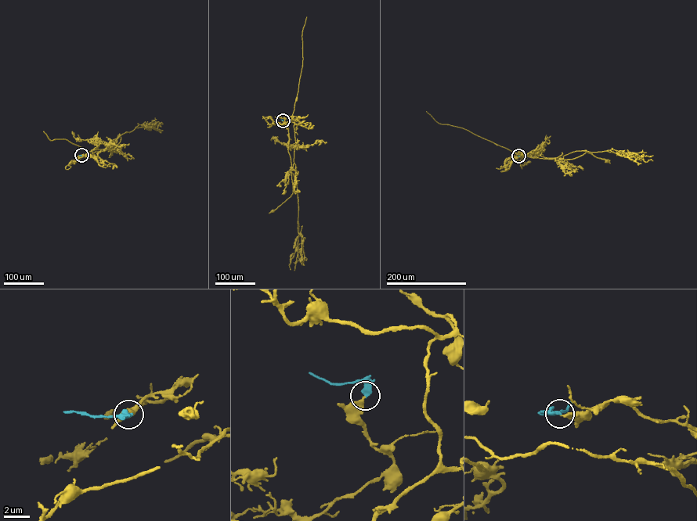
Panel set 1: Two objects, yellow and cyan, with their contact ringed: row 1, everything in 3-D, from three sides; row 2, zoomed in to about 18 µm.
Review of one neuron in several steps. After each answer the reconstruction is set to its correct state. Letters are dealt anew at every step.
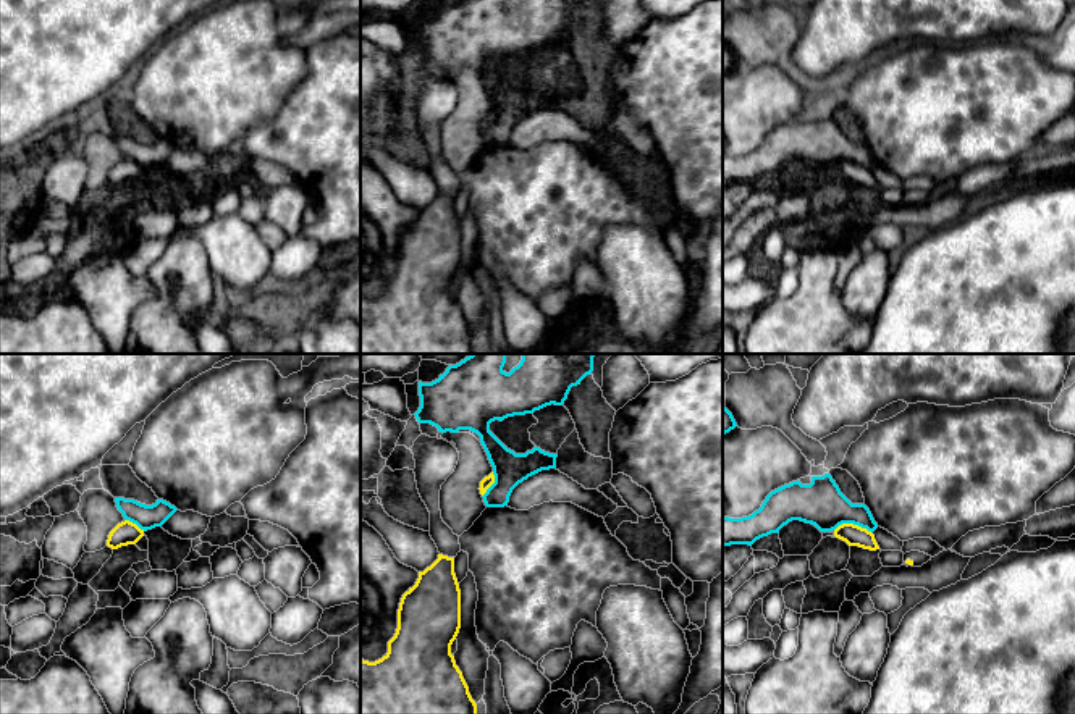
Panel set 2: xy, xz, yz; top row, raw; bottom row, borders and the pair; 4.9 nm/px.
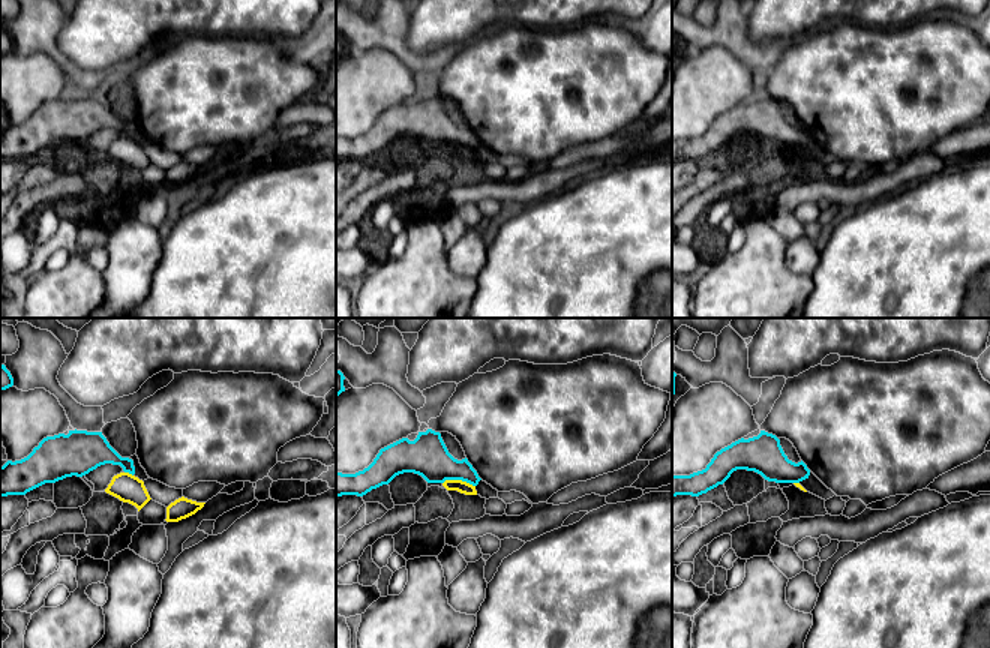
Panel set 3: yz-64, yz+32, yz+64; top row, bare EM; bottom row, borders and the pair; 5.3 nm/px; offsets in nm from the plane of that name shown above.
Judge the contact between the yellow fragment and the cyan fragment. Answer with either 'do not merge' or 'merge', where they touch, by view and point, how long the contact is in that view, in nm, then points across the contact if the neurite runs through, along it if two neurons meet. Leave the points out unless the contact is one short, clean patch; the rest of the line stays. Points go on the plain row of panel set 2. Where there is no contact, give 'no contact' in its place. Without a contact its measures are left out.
do not merge | yz (852, 162) | 190 nm | along yz (834, 167), (843, 162), (857, 162), (872, 172)

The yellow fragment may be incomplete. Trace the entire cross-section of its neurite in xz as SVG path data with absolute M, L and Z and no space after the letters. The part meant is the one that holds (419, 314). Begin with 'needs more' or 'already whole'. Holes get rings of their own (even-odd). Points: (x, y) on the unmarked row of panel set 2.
already whole; M438 192L403 233L388 291L375 300L360 297L360 354L477 354L477 342L451 292L459 267L461 228L454 195Z

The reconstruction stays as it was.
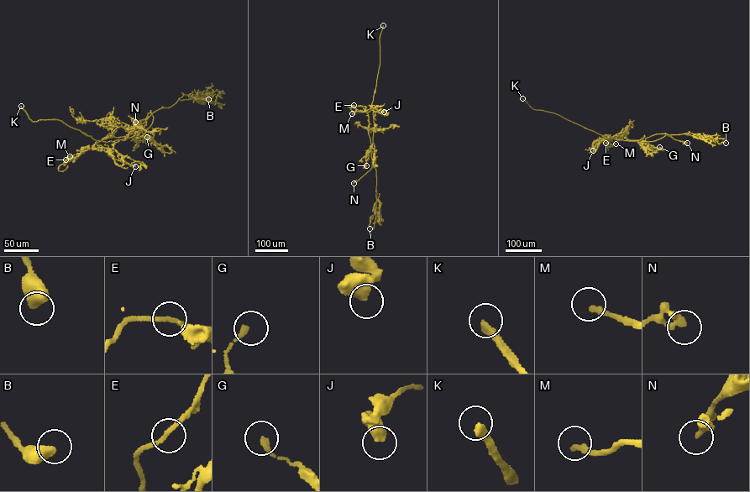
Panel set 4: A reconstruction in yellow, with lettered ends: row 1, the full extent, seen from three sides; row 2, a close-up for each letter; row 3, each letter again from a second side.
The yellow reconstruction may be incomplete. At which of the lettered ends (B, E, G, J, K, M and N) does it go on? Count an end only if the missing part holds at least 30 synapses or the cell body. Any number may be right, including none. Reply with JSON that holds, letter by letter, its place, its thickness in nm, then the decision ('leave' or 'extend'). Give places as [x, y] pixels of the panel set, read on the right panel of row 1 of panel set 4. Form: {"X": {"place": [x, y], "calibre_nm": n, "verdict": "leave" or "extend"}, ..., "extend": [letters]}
{"B": {"place": [726, 143], "calibre_nm": 550, "verdict": "leave"}, "E": {"place": [605, 143], "calibre_nm": 190, "verdict": "leave"}, "G": {"place": [659, 147], "calibre_nm": 240, "verdict": "leave"}, "J": {"place": [593, 150], "calibre_nm": 550, "verdict": "leave"}, "K": {"place": [522, 98], "calibre_nm": 360, "verdict": "extend"}, "M": {"place": [616, 143], "calibre_nm": 280, "verdict": "extend"}, "N": {"place": [687, 143], "calibre_nm": 320, "verdict": "leave"}, "extend": ["K", "M"]}

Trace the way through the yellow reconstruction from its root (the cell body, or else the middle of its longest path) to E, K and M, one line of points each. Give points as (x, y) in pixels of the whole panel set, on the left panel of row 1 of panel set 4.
E: (139, 123), (150, 110), (153, 122), (148, 128), (137, 133), (107, 138), (93, 144), (76, 159), (65, 159)
K: (139, 123), (150, 110), (153, 122), (148, 128), (96, 143), (60, 120), (32, 122), (21, 106)
M: (139, 123), (150, 110), (153, 122), (148, 128), (137, 133), (107, 138), (93, 144), (76, 159), (70, 156)

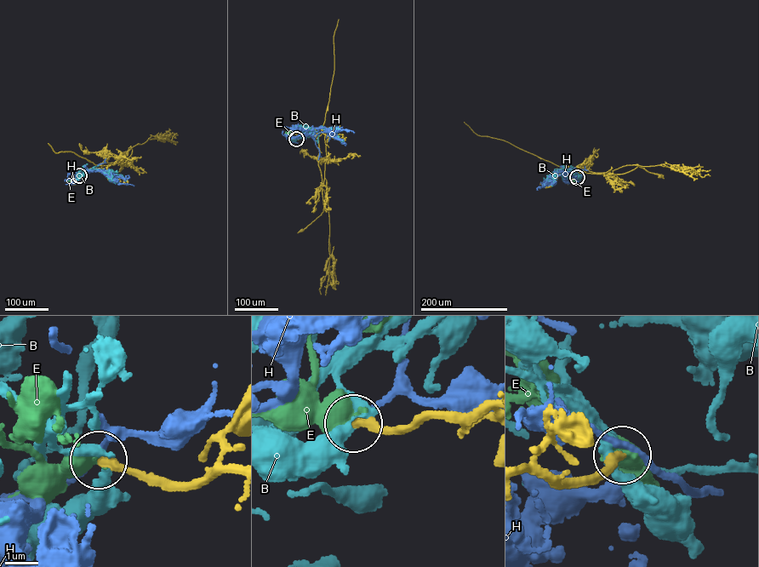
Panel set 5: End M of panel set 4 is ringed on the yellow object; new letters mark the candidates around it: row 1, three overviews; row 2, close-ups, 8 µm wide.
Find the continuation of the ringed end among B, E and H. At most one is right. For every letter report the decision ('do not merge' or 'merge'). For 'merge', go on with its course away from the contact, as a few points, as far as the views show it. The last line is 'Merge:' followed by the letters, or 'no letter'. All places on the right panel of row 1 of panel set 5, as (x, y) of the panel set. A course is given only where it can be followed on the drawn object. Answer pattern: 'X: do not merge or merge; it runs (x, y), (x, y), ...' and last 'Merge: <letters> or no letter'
B: do not merge
E: merge
H: do not merge
Merge: E

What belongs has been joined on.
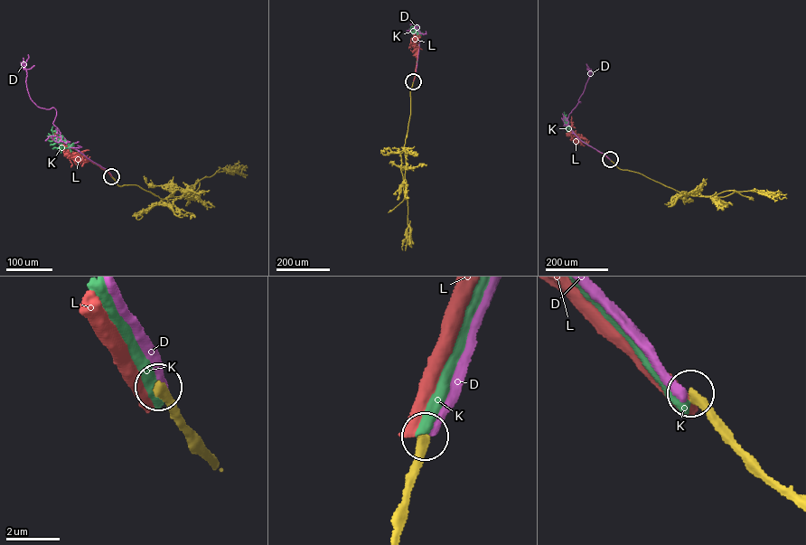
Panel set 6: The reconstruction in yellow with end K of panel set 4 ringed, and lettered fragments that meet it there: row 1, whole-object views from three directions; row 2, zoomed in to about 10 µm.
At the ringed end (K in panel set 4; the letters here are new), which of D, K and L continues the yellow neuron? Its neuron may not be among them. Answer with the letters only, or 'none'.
none

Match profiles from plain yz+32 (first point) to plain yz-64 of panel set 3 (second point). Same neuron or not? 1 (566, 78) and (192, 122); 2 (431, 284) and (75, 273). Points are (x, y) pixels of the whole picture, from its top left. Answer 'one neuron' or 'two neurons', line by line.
1: one neuron
2: one neuron

